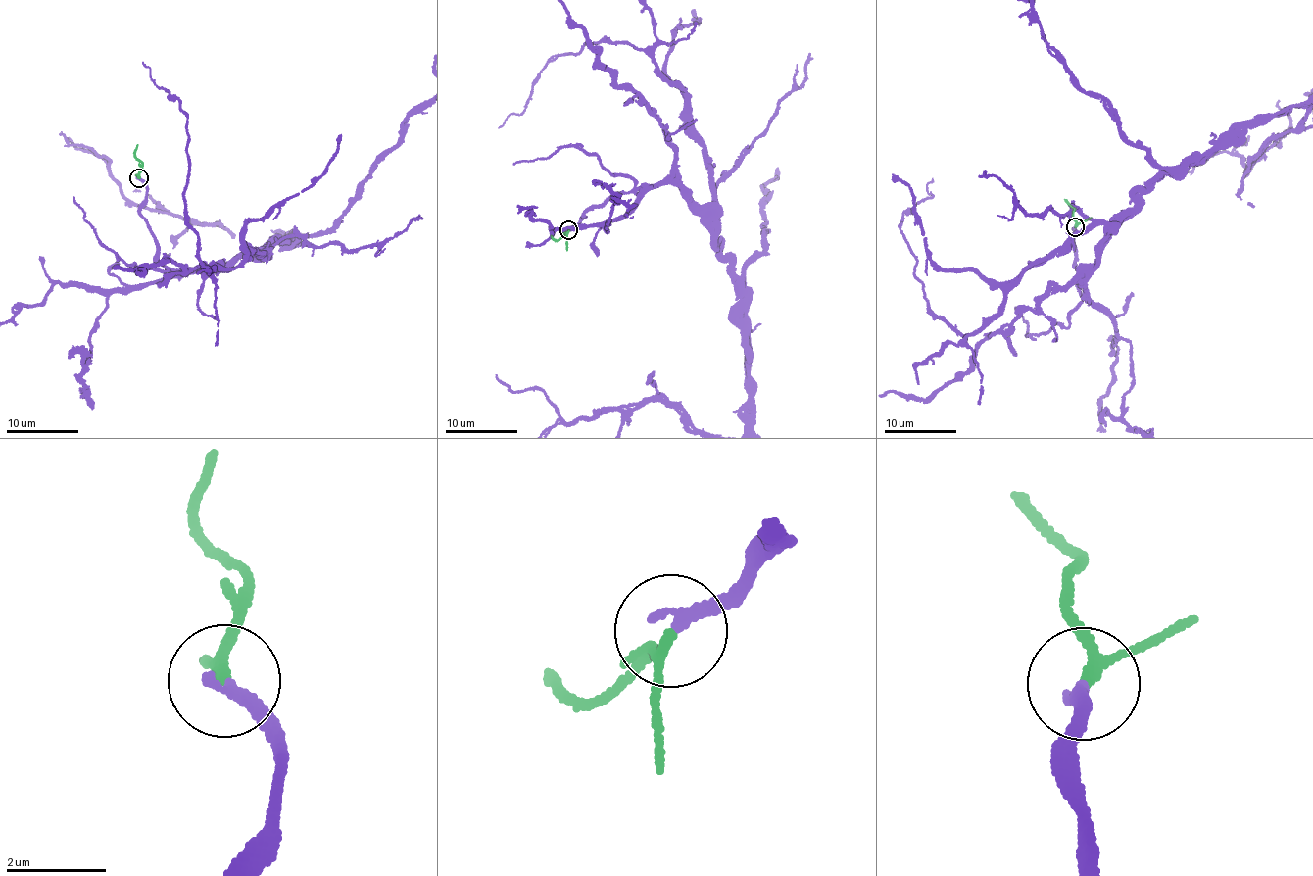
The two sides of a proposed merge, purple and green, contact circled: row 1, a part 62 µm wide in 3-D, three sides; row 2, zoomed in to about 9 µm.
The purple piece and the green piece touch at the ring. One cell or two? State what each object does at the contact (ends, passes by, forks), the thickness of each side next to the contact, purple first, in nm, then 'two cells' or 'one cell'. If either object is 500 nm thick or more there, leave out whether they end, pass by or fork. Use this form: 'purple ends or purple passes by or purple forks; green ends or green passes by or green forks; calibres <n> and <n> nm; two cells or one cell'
purple ends; green passes by; calibres 280 and 170 nm; one cell

